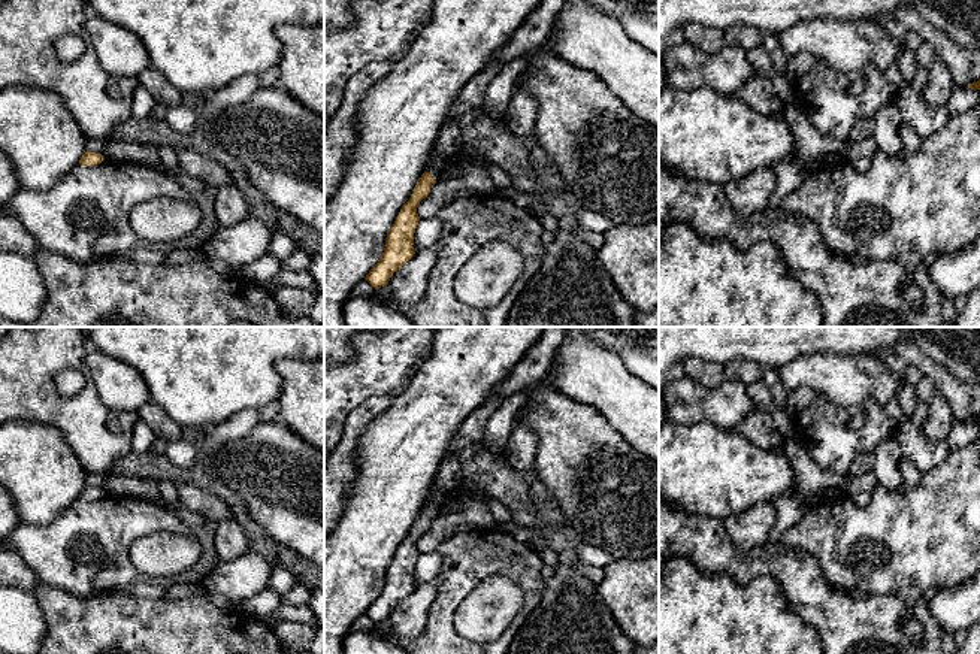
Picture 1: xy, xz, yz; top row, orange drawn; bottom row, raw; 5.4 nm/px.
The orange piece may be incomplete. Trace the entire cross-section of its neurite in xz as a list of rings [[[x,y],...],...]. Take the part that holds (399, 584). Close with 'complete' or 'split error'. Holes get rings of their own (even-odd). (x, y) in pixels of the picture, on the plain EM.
[[[432,487],[409,535],[402,541],[385,572],[381,593],[365,612],[375,624],[387,620],[393,608],[414,591],[414,567],[420,555],[417,542],[429,530],[432,520],[442,512],[447,502],[448,499],[436,496]]] | split error

